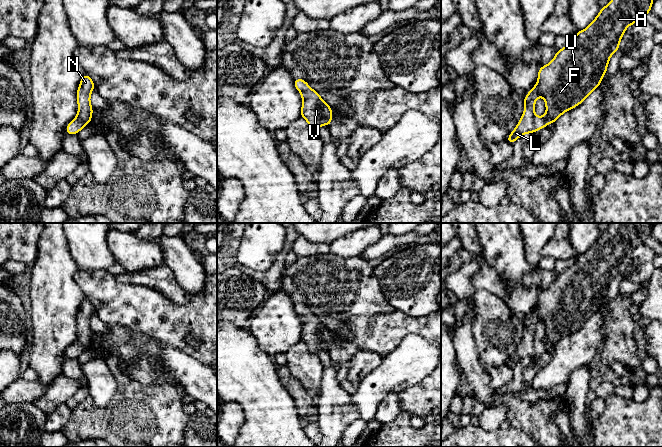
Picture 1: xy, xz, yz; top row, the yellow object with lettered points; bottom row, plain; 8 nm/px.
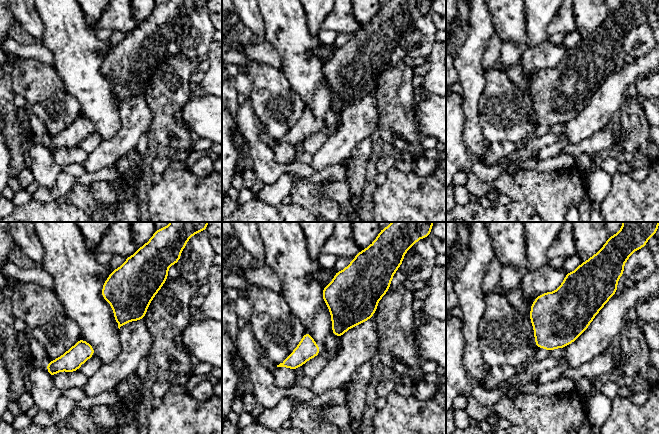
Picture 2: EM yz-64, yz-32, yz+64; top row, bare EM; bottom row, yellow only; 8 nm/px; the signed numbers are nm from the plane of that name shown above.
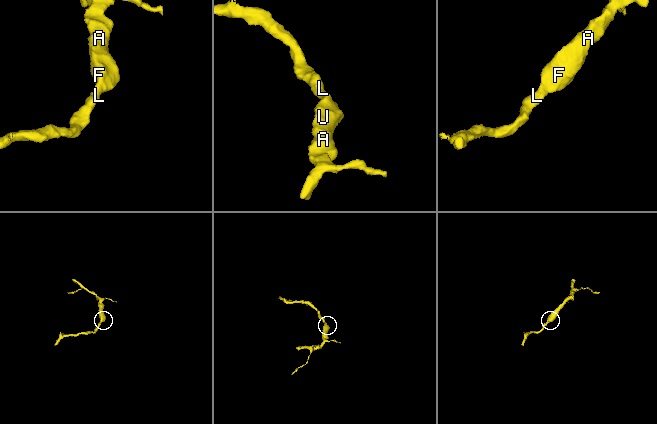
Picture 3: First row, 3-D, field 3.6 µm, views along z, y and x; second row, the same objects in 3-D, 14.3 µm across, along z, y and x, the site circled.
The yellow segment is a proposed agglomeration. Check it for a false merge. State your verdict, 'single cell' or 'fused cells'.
single cell

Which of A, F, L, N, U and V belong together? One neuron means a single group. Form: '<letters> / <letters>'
A F L N U V

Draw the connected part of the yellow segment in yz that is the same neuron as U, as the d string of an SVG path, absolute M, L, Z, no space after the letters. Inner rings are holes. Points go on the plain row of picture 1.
M613 223L607 230L602 231L587 252L576 256L571 267L557 274L548 289L539 292L537 308L524 321L523 339L505 365L513 368L520 360L538 356L540 352L556 346L564 336L580 329L598 312L606 298L610 281L619 274L619 267L626 252L651 236L653 225L654 223ZM539 320L544 321L546 328L546 339L543 341L534 338L535 325Z

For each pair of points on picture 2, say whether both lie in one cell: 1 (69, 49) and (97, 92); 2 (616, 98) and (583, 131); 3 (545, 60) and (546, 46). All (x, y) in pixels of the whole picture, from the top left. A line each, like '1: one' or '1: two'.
1: one
2: one
3: one

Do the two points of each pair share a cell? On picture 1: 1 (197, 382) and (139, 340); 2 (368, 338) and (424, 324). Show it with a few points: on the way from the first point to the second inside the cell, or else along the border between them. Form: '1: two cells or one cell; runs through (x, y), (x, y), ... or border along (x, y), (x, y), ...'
1: one cell; runs through (180, 367), (175, 362), (150, 362), (145, 357)
2: one cell; runs through (382, 333), (396, 325), (410, 325)

